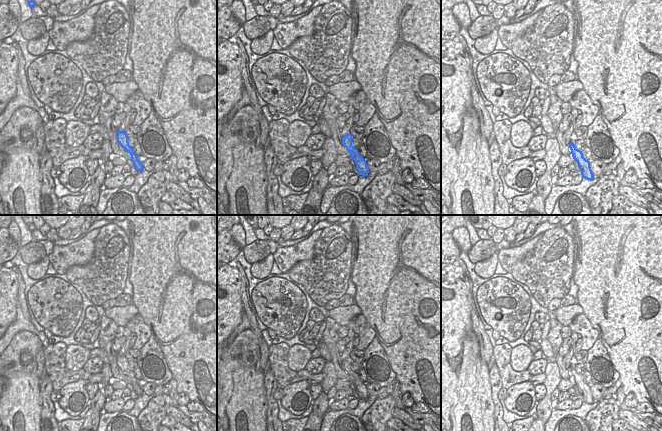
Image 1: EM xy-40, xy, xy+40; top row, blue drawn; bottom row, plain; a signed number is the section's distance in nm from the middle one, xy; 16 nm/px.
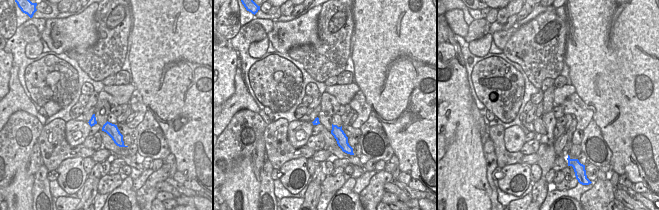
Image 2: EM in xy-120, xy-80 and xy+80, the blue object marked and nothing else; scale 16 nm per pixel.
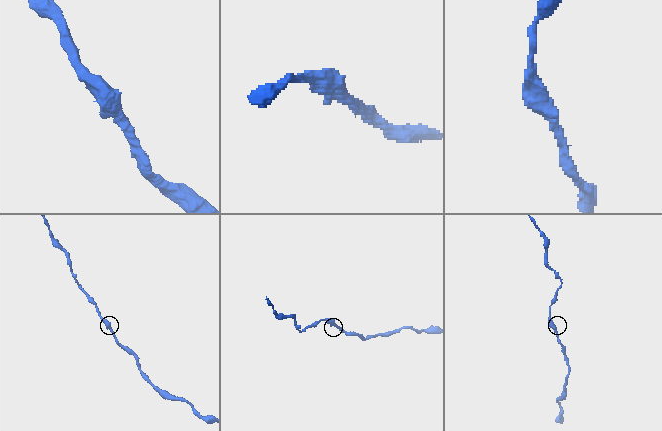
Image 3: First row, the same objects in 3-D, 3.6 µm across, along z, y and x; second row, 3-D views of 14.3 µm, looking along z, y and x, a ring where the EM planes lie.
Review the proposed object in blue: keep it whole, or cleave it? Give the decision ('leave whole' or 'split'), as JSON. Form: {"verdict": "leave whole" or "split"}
{"verdict": "leave whole"}

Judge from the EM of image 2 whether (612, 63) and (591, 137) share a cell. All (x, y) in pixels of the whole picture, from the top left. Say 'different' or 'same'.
different

